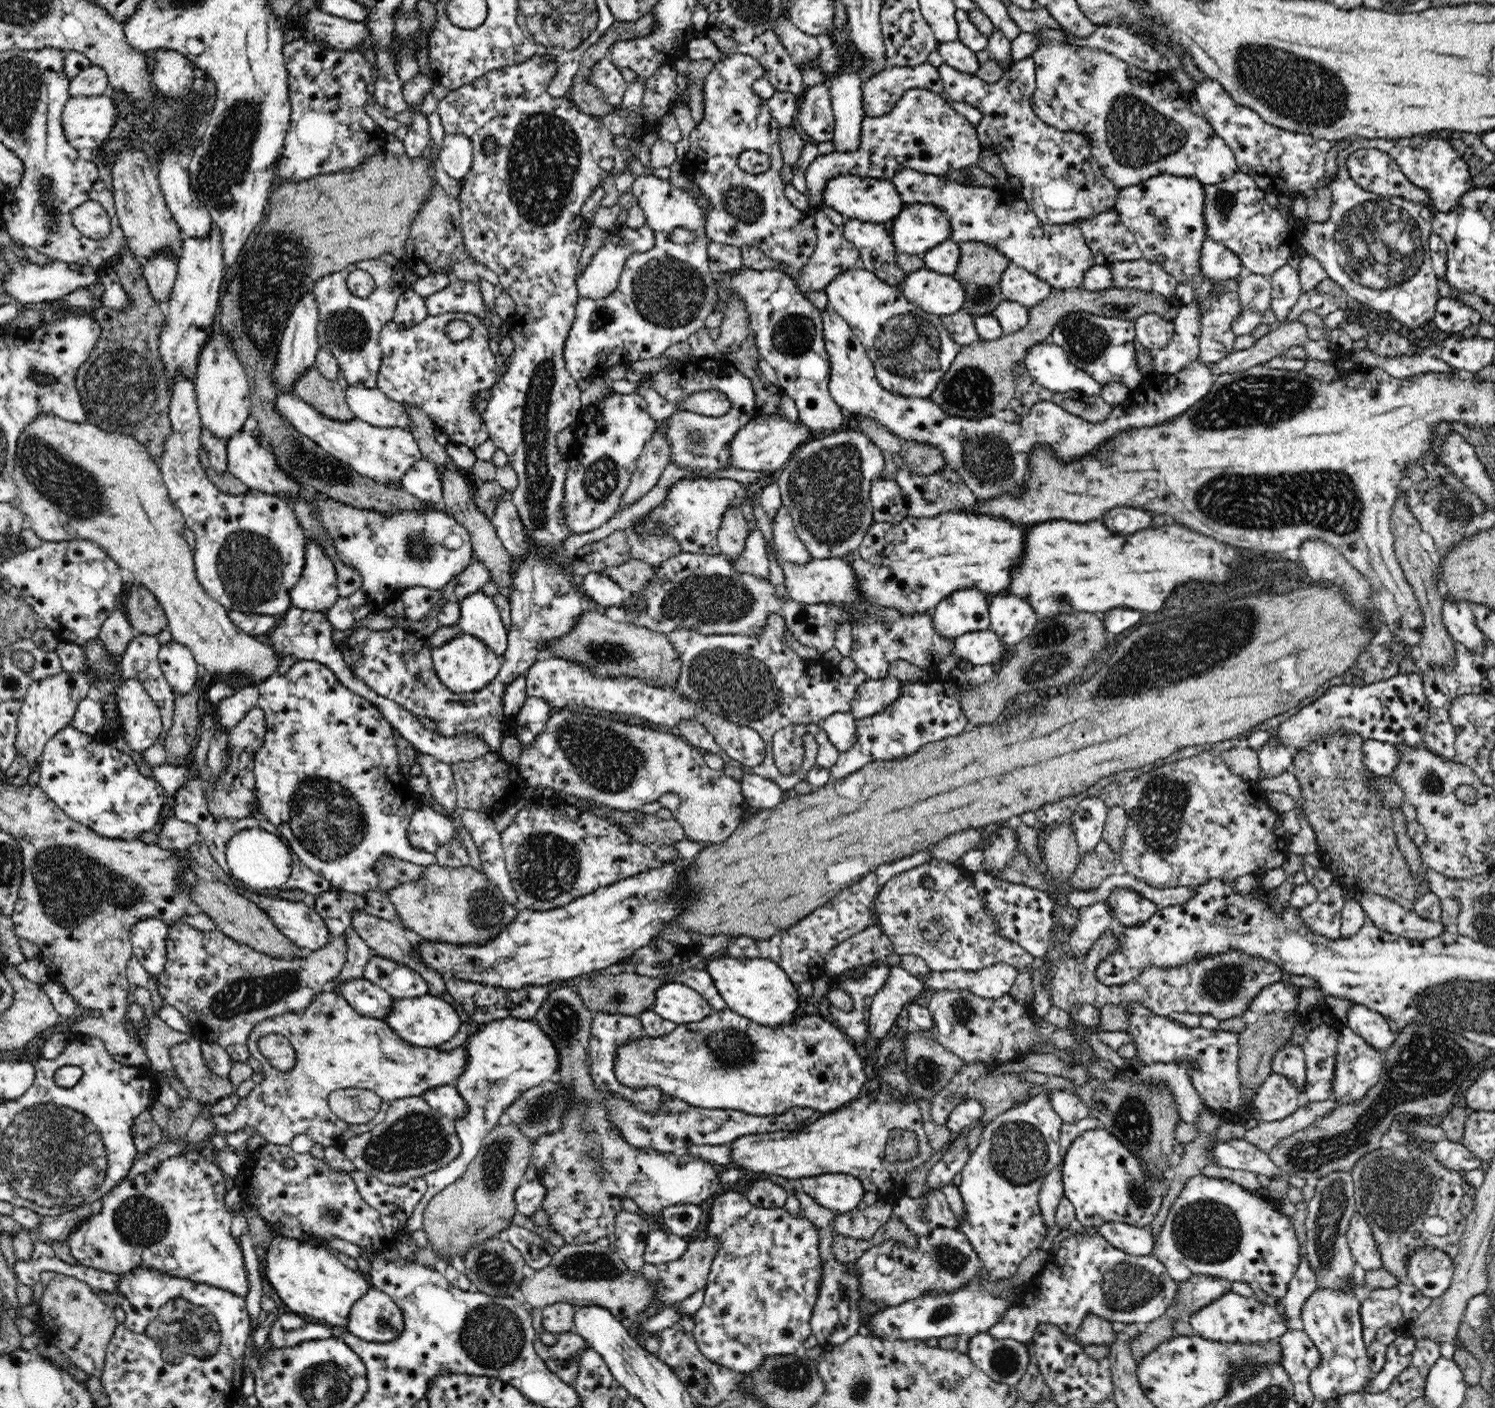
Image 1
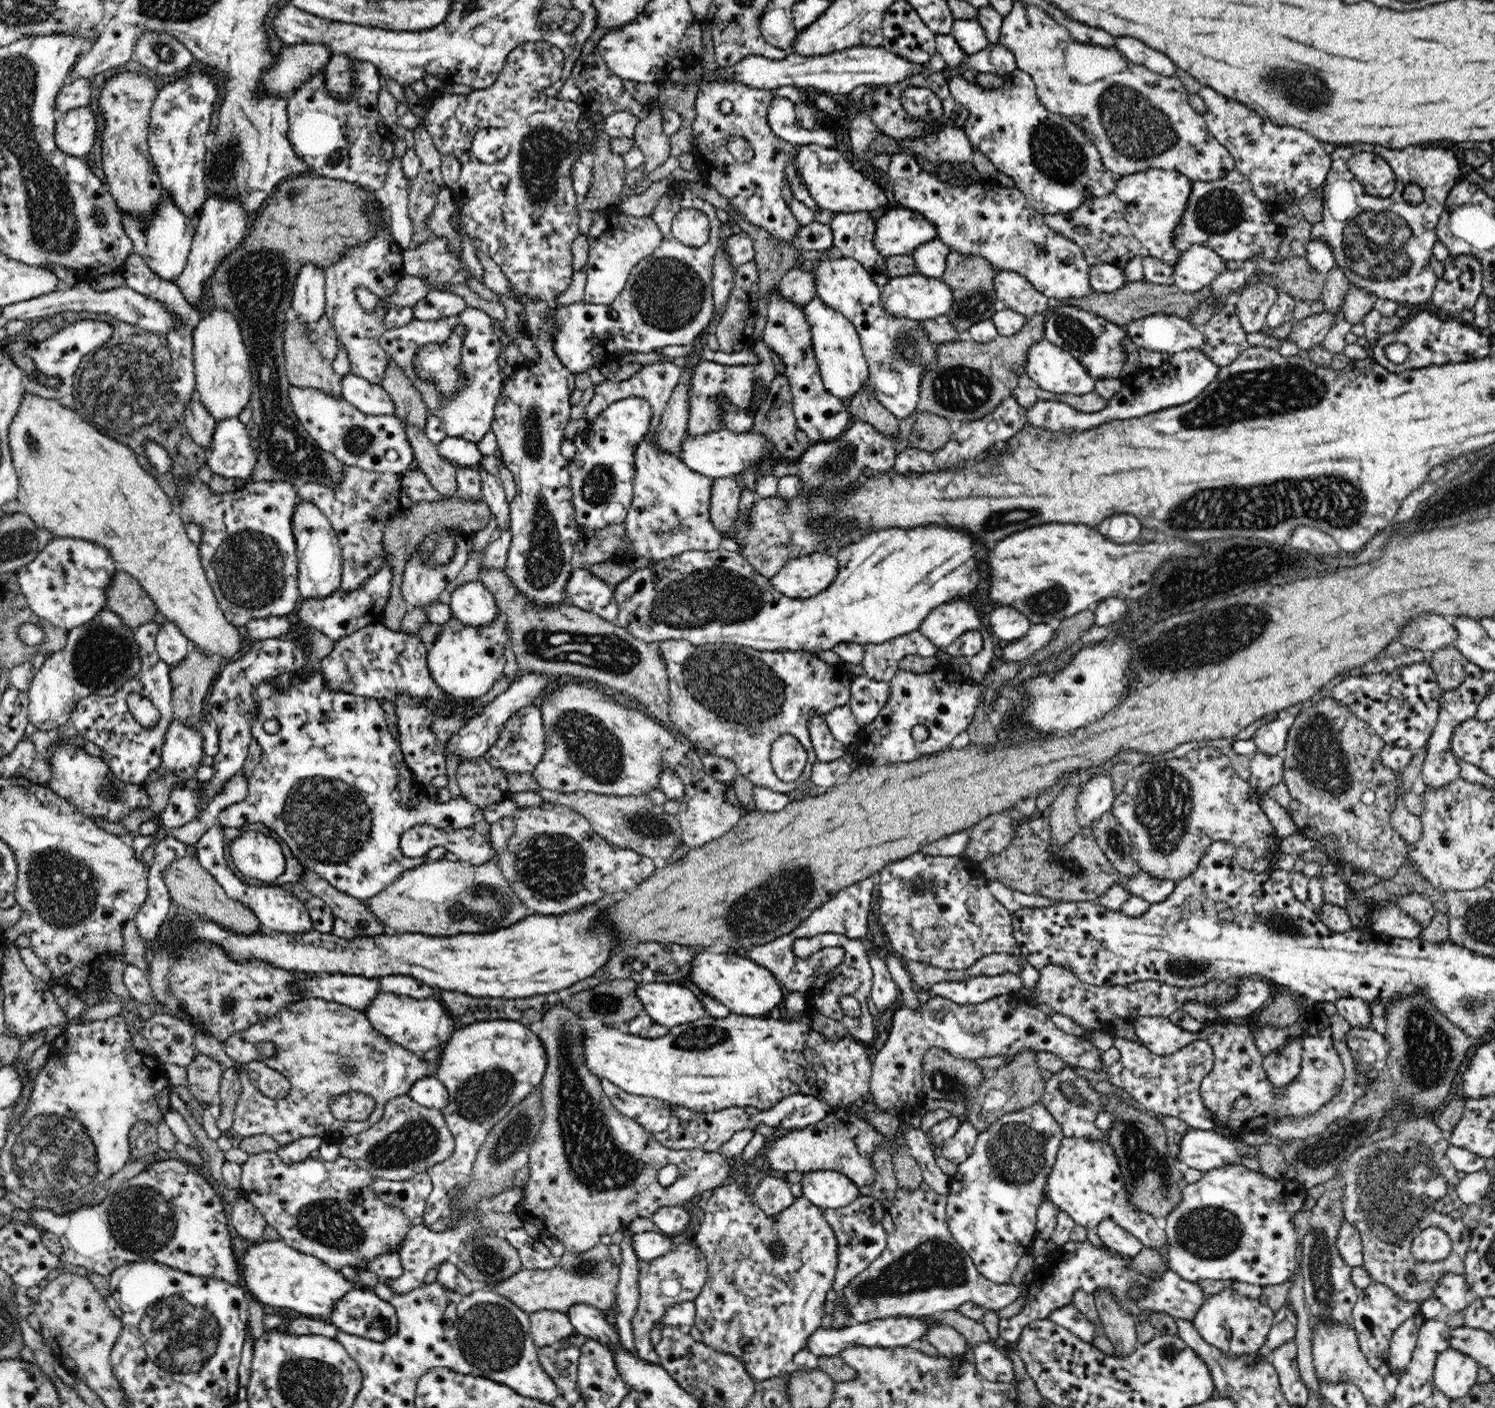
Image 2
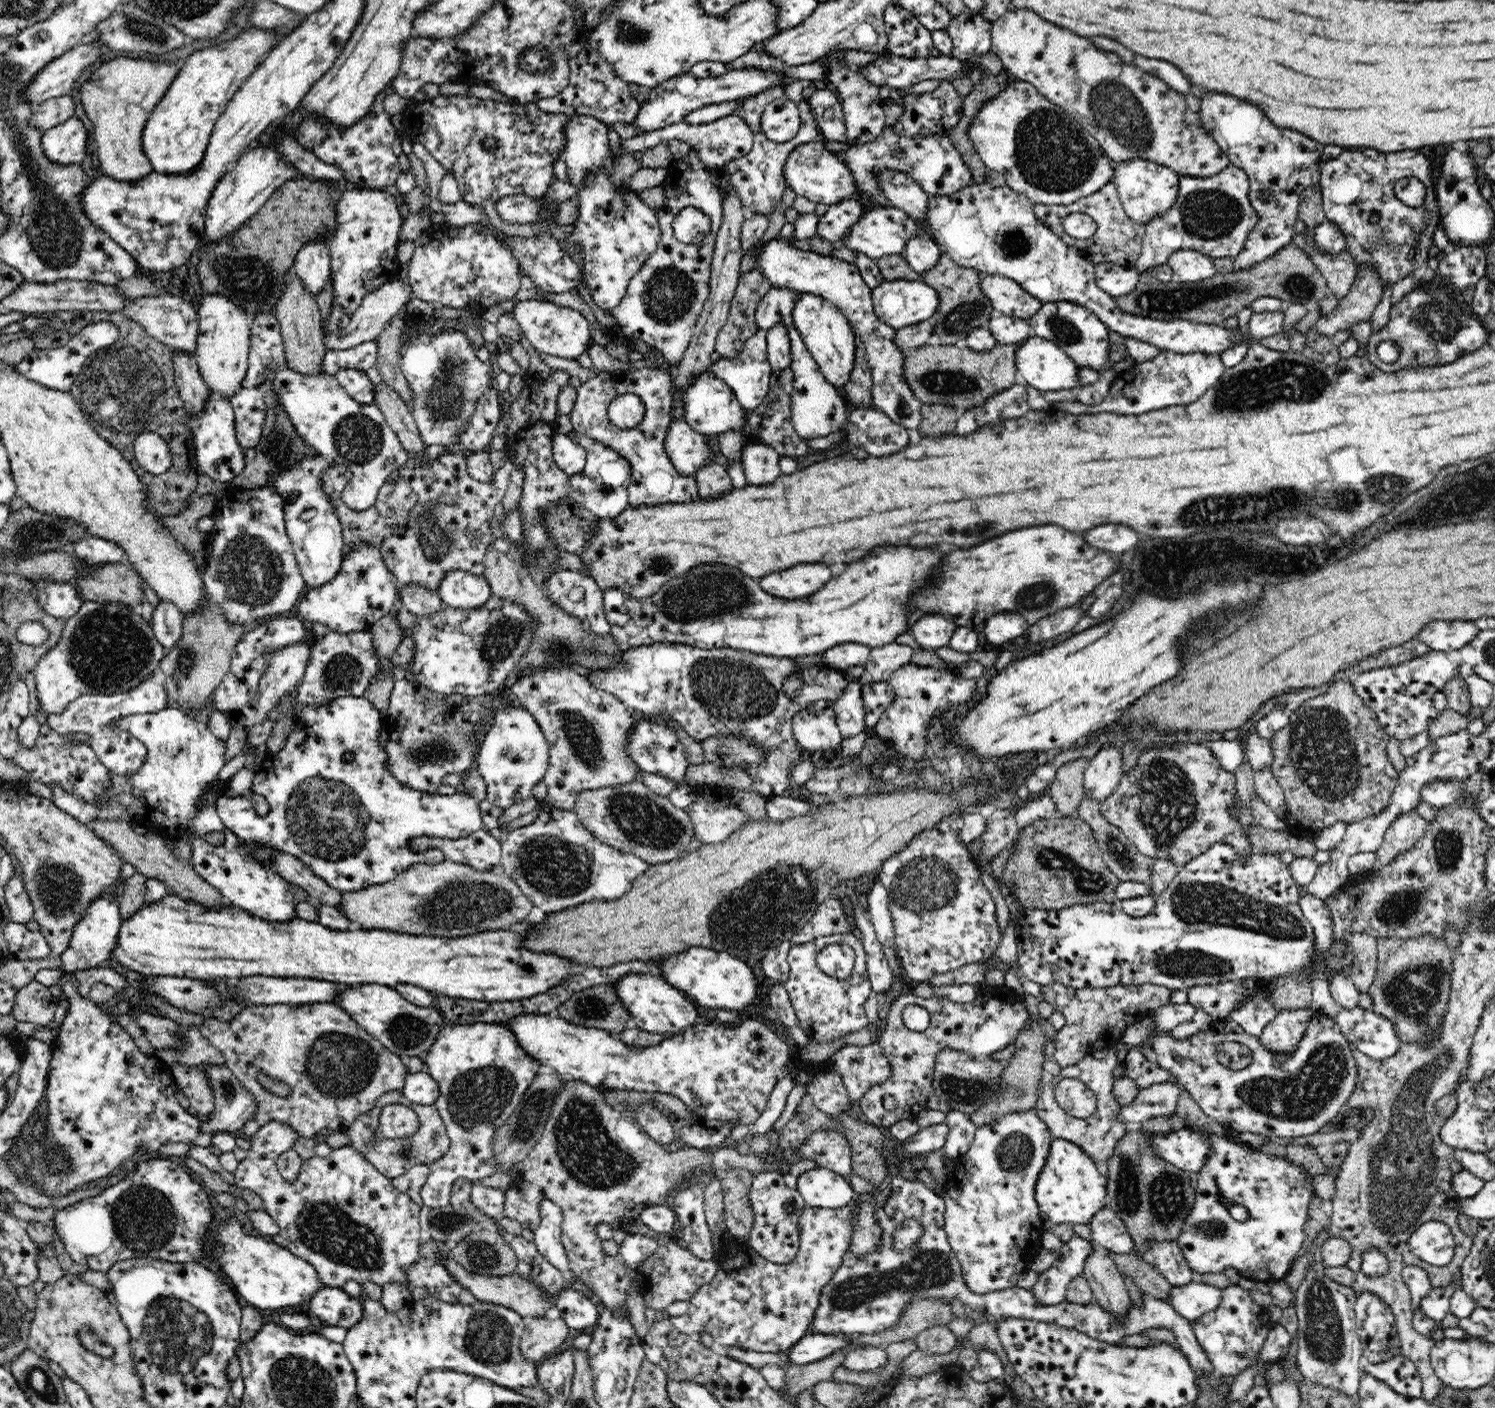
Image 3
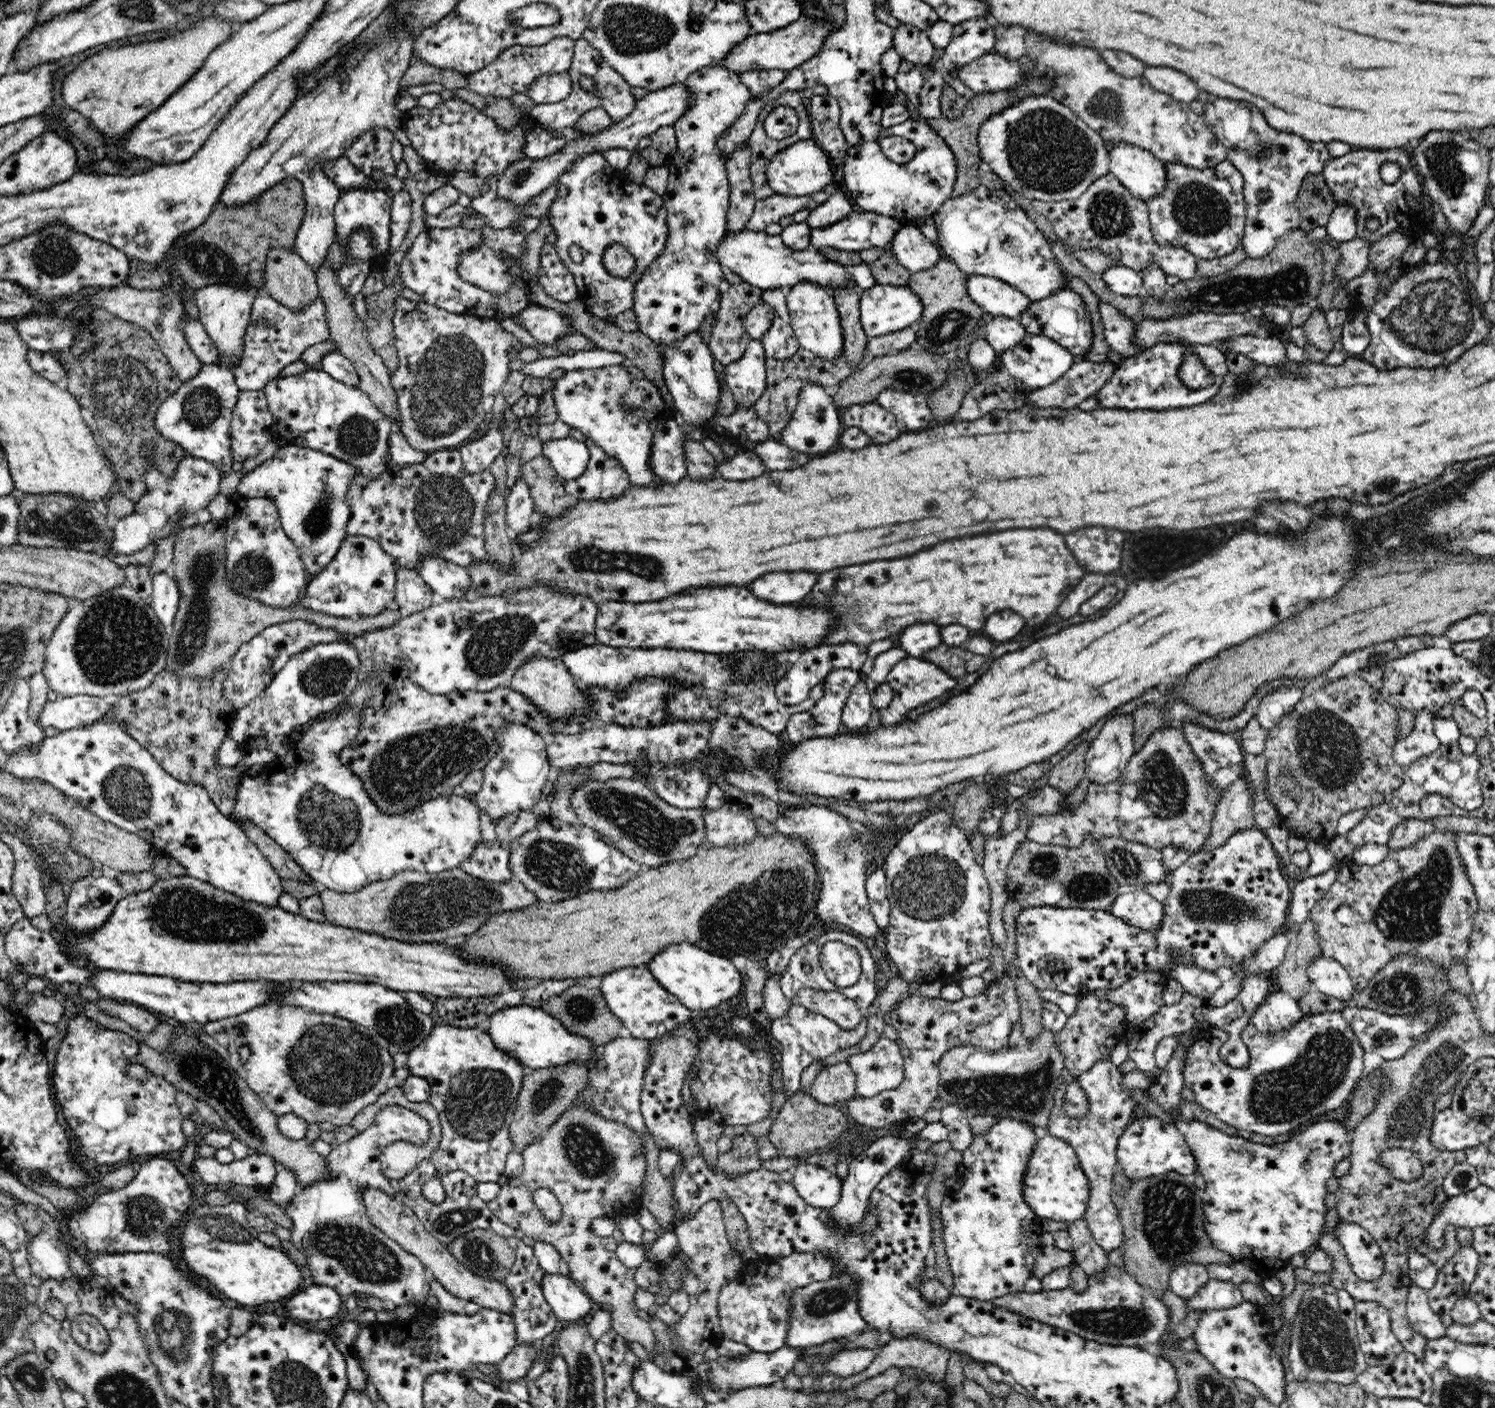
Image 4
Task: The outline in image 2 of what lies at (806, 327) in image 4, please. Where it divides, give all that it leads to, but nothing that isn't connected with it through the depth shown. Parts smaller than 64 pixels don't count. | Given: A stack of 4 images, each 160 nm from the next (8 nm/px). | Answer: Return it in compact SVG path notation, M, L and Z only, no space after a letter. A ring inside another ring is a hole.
M816 296L802 306L807 324L812 332L812 343L816 361L820 368L823 385L830 394L848 402L856 396L862 385L868 384L870 378L868 363L864 357L859 335L855 326L840 311L828 306Z

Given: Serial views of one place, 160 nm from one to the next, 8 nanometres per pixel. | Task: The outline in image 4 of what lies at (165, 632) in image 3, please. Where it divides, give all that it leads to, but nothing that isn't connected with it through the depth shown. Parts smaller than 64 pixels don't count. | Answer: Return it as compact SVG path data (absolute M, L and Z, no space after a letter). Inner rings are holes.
M169 572L155 573L151 579L153 591L150 605L160 623L171 634L180 598L177 582Z

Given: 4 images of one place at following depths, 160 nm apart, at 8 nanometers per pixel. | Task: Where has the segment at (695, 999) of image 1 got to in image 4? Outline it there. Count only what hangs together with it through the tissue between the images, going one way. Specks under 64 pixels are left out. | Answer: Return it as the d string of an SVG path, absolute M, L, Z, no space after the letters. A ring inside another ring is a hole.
M620 968L604 975L598 987L612 1014L629 1028L634 1038L655 1039L671 1031L677 1024L692 1020L692 1010L662 988L648 969Z

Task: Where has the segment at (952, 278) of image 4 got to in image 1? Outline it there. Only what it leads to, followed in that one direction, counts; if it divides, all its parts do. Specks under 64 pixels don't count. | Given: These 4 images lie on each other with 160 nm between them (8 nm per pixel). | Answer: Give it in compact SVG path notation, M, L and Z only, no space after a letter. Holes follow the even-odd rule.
M963 242L959 245L960 262L953 277L963 286L965 299L963 309L972 316L994 313L995 308L1003 301L1001 293L1001 274L1008 268L1009 260L993 246L983 242Z

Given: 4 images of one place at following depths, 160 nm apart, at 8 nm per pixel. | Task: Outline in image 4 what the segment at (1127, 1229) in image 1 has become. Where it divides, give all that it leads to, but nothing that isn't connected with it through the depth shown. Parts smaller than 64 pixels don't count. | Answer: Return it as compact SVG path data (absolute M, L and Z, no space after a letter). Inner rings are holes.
M1102 1060L1102 1062L1098 1062L1092 1066L1090 1070L1083 1072L1078 1077L1078 1081L1083 1088L1084 1094L1086 1094L1086 1099L1088 1099L1088 1105L1090 1105L1090 1107L1089 1111L1082 1118L1077 1119L1068 1117L1064 1110L1061 1110L1062 1102L1064 1102L1064 1098L1061 1094L1064 1092L1065 1088L1064 1081L1061 1079L1058 1088L1056 1088L1058 1098L1055 1098L1055 1106L1052 1108L1052 1112L1050 1112L1047 1126L1049 1134L1065 1140L1075 1150L1079 1158L1082 1170L1089 1182L1089 1201L1084 1217L1086 1222L1088 1222L1087 1227L1090 1229L1092 1236L1105 1252L1114 1250L1123 1243L1123 1226L1119 1219L1118 1209L1111 1199L1111 1192L1113 1189L1112 1178L1119 1164L1117 1157L1118 1139L1134 1118L1133 1111L1137 1106L1137 1103L1132 1099L1132 1096L1130 1096L1129 1091L1122 1090L1120 1082L1122 1082L1123 1075L1124 1074L1120 1073L1119 1067L1109 1060Z

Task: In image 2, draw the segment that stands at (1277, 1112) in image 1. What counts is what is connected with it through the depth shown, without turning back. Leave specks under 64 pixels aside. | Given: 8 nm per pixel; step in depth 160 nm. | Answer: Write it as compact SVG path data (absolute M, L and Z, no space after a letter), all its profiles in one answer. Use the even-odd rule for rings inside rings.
M1289 1036L1287 1043L1276 1052L1263 1056L1263 1070L1274 1087L1287 1087L1300 1072L1302 1062L1301 1039Z

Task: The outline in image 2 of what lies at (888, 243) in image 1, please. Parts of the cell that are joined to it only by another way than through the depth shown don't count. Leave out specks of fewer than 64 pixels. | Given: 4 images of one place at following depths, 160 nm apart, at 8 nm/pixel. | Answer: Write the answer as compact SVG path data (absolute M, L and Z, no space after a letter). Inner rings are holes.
M869 212L835 213L829 222L833 247L846 258L853 258L883 287L891 278L887 274L885 257L873 245L875 221Z

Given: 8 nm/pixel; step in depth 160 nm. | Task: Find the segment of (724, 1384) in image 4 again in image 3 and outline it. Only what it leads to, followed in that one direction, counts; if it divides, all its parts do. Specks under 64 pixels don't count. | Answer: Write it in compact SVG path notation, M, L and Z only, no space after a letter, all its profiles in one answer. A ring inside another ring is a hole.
M819 1333L806 1334L792 1349L785 1352L790 1365L802 1365L828 1358L836 1351L848 1348L852 1340L846 1335L832 1336Z

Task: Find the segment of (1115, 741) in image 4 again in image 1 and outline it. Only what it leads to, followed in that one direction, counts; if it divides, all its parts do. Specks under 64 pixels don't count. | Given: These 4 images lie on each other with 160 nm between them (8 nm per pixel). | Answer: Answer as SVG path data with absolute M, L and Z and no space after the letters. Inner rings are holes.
M1100 793L1083 798L1076 805L1071 818L1080 854L1092 852L1098 842L1102 841L1102 832L1109 809L1100 799Z

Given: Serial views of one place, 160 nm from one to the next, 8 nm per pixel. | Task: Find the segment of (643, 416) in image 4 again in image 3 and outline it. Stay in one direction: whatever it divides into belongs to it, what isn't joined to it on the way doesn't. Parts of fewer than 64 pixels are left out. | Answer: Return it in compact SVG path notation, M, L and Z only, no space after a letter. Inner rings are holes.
M642 368L635 372L600 372L576 389L578 396L570 412L573 430L596 442L613 448L628 460L631 466L631 484L628 488L629 504L657 505L667 502L686 502L699 498L695 476L682 476L671 464L664 450L667 430L672 422L674 398L672 397L673 371ZM621 394L637 394L646 405L642 422L631 429L620 429L610 423L609 405Z

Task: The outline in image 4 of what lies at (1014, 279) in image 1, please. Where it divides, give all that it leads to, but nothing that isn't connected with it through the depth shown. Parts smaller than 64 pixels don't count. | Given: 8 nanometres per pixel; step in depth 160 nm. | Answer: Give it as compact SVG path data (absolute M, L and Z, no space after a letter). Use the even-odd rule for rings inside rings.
M979 274L969 275L967 293L972 302L994 317L1007 316L1018 319L1019 314L1024 312L1032 302L1013 286L997 278Z

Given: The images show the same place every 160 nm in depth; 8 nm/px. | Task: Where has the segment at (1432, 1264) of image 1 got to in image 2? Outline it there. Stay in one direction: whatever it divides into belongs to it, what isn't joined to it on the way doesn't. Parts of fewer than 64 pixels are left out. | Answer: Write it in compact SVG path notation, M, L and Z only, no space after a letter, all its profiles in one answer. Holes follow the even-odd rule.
M1444 1274L1434 1286L1433 1296L1441 1300L1447 1312L1464 1312L1470 1304L1471 1295L1466 1292L1465 1278L1458 1274Z

